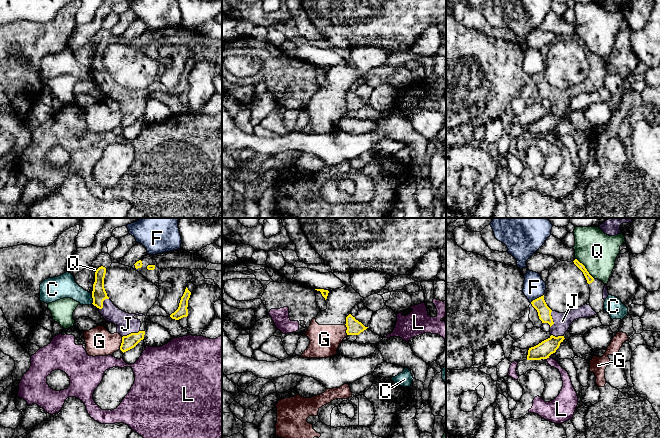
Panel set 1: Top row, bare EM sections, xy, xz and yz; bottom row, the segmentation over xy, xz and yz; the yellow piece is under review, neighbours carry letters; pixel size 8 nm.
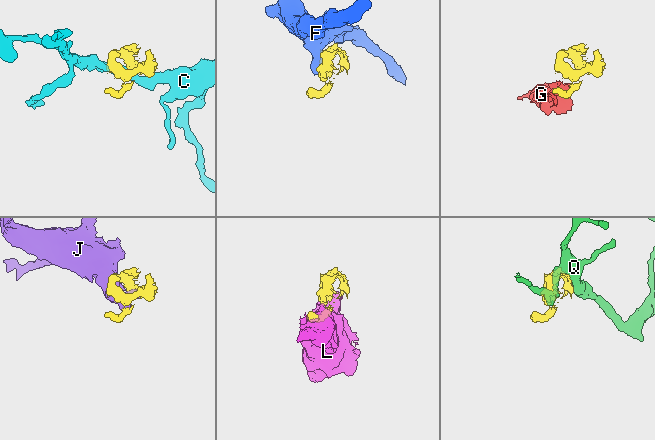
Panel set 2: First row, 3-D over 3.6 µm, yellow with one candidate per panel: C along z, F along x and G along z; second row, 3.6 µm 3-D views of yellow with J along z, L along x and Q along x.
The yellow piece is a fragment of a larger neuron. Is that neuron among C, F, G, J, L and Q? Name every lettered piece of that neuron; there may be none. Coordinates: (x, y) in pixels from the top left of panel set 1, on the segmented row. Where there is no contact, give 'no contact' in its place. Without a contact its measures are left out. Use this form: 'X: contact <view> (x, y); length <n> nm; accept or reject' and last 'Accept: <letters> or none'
C: contact xy (93, 299); length 80 nm; reject
F: contact yz (537, 298); length 130 nm; reject
G: contact xy (121, 343); length 110 nm; reject
J: contact xy (131, 333); length 160 nm; accept
L: contact yz (547, 357); length 30 nm; reject
Q: contact yz (585, 268); length 220 nm; reject
Accept: J

